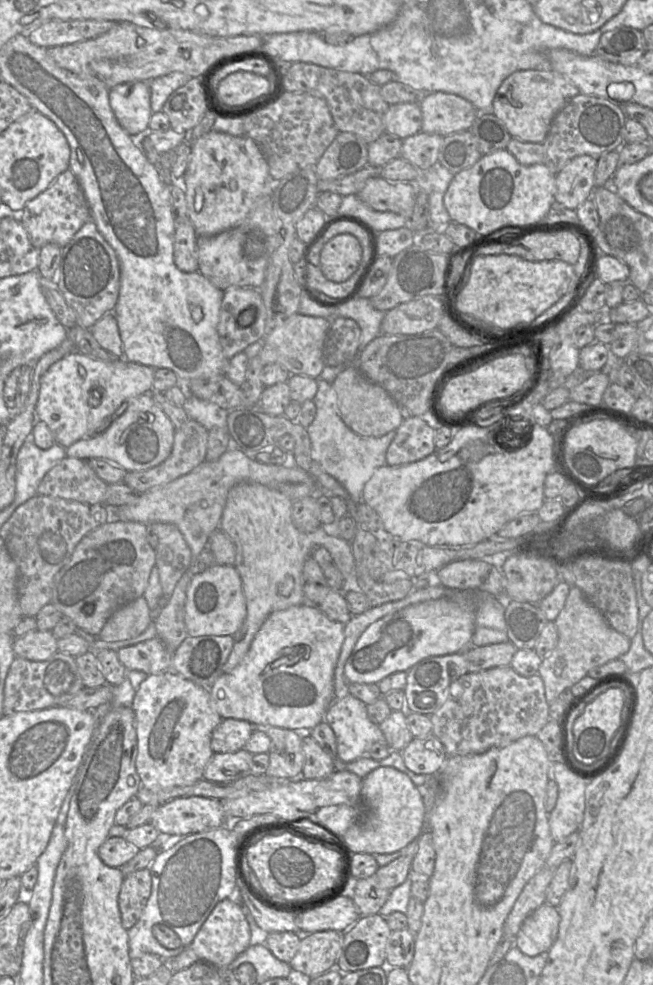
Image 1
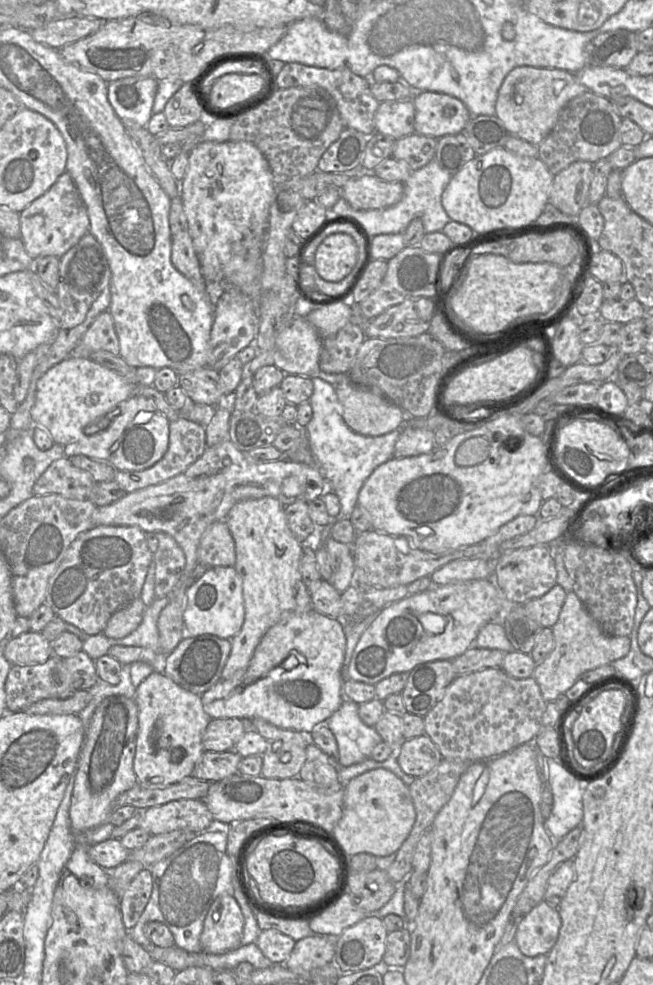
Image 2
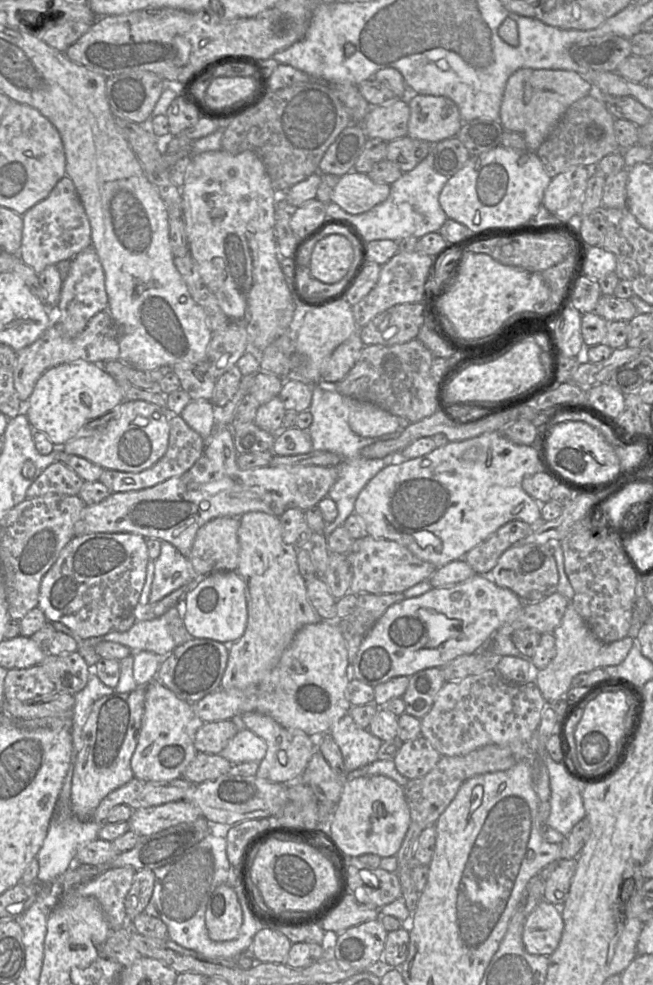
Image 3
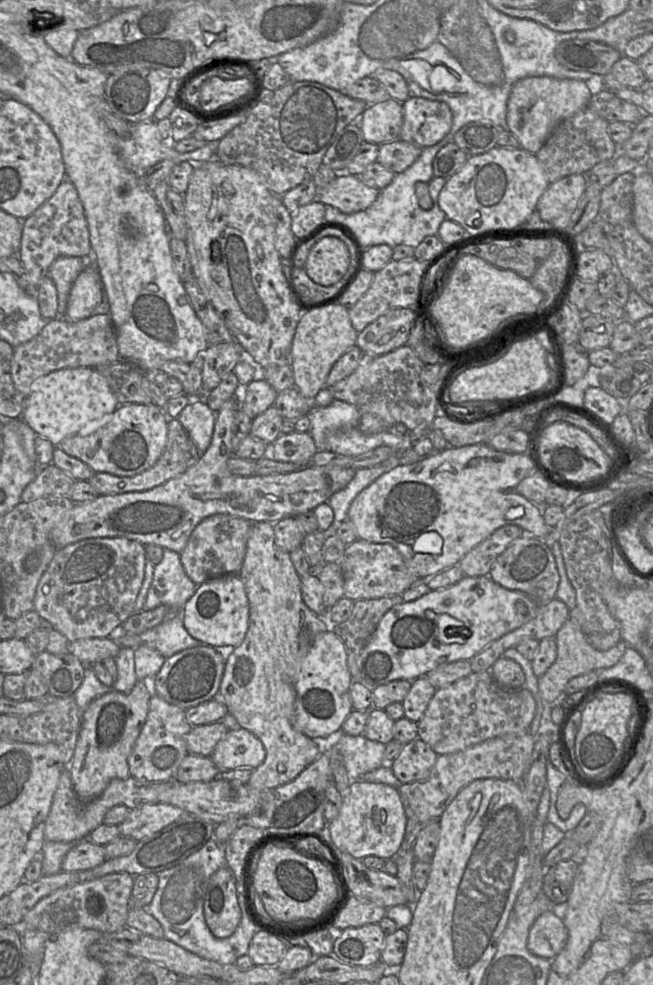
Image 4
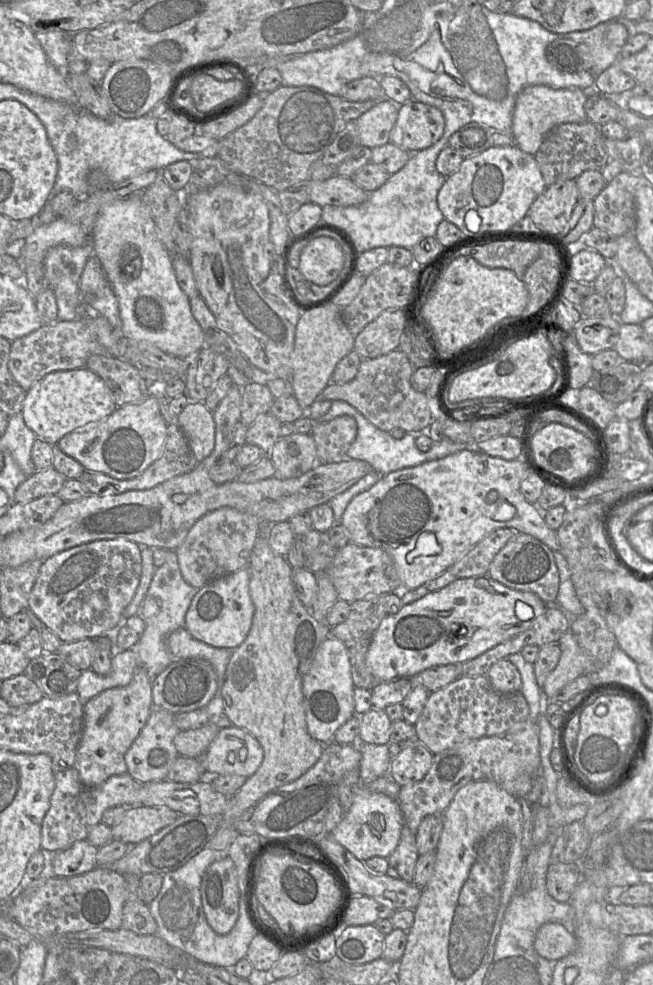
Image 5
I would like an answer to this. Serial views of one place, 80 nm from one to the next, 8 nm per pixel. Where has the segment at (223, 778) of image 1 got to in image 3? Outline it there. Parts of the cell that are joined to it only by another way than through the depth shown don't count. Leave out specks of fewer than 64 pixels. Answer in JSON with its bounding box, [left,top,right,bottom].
[183,753,232,784]

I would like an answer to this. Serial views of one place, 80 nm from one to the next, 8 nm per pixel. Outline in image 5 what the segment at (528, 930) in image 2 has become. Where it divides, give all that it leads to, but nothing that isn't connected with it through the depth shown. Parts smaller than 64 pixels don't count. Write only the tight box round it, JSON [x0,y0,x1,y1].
[534,922,577,962]

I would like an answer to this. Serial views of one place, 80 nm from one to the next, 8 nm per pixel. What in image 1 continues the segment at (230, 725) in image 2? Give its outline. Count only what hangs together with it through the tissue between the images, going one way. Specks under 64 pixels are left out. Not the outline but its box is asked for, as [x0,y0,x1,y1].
[211,719,255,753]

